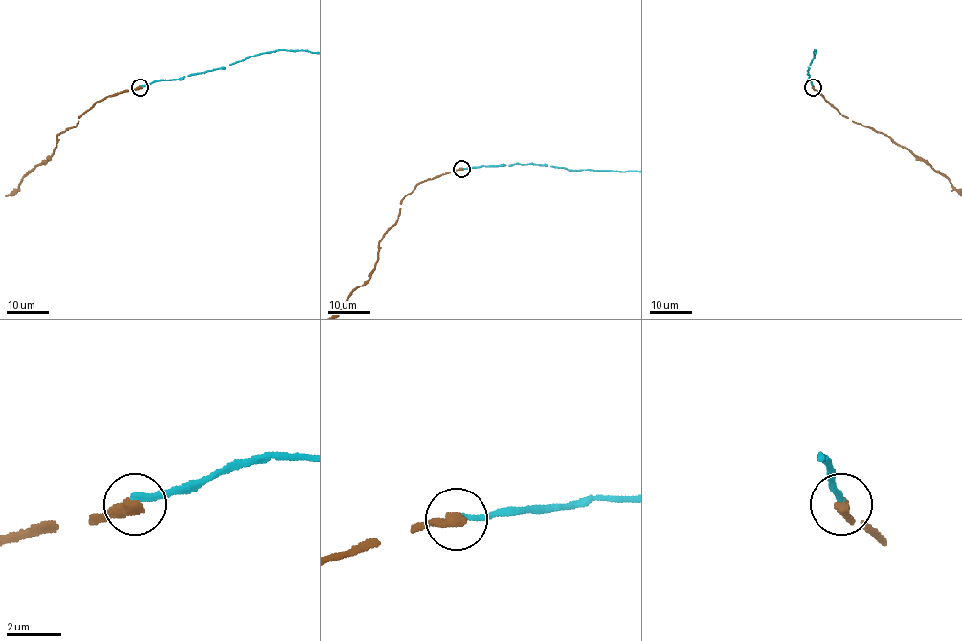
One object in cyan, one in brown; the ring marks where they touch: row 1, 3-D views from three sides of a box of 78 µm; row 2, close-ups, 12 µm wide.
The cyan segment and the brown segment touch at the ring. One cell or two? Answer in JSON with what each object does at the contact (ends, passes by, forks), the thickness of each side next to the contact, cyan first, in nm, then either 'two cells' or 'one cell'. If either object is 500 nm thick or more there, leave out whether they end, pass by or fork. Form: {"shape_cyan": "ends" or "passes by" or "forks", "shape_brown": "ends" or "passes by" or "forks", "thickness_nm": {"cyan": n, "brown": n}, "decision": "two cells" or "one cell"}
{"shape_cyan": "ends", "shape_brown": "ends", "thickness_nm": {"cyan": 240, "brown": 440}, "decision": "two cells"}

